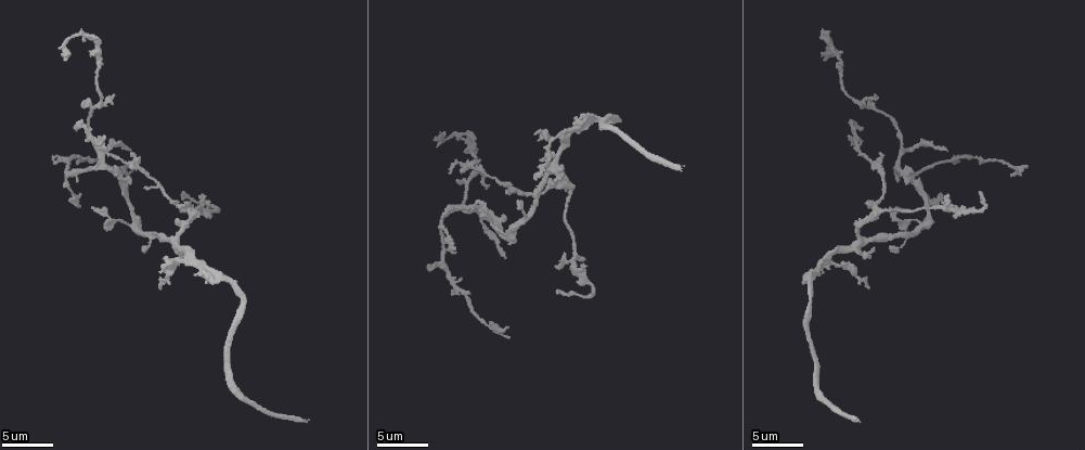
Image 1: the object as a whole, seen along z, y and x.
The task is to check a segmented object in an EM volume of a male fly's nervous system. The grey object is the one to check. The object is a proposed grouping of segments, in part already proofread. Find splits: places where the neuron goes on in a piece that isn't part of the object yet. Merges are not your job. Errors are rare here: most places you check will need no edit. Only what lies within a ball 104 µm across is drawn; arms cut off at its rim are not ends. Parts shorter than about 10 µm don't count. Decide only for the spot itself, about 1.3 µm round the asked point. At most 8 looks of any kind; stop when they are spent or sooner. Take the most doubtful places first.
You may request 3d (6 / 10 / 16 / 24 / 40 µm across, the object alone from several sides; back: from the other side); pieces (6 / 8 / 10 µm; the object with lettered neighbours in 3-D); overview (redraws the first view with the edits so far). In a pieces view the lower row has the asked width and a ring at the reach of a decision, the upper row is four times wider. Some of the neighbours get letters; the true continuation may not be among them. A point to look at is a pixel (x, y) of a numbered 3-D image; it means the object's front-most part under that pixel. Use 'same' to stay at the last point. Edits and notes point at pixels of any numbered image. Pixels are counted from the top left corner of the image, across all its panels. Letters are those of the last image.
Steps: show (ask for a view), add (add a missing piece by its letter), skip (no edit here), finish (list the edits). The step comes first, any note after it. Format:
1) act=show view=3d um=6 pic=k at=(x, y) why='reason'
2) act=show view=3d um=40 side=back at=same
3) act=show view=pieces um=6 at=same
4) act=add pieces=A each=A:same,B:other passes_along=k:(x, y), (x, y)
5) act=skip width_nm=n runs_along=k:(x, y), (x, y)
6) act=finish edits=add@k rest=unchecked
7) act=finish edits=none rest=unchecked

act=show view=3d um=6 pic=1 at=(95, 208) why='an open end'

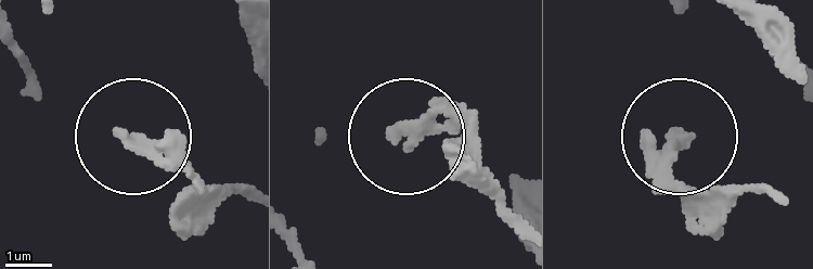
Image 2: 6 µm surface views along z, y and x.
act=show view=pieces um=6 pic=2 at=(394, 139) why='see the neighbours'

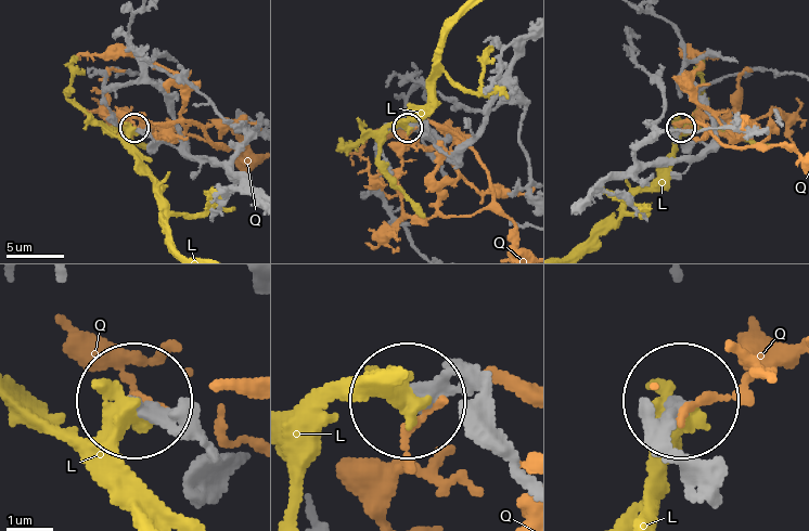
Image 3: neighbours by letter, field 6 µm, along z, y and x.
act=skip each=L:other,Q:other runs_along=3:(524, 467), (474, 390), (408, 393) found='none of them fits'

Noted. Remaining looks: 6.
act=show view=pieces um=6 pic=1 at=(555, 290) why='end of a long branch'

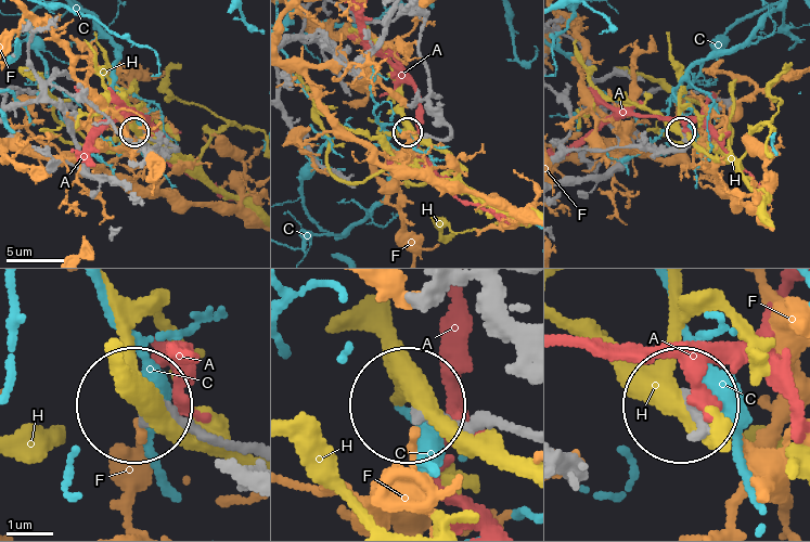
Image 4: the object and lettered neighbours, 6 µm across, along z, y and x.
act=skip width_nm=300 each=A:other,C:other,F:other,H:other runs_along=4:(526, 437), (413, 407) found='none of them fits'

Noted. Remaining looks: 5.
act=show view=pieces um=10 pic=1 at=(160, 288) why='free end'

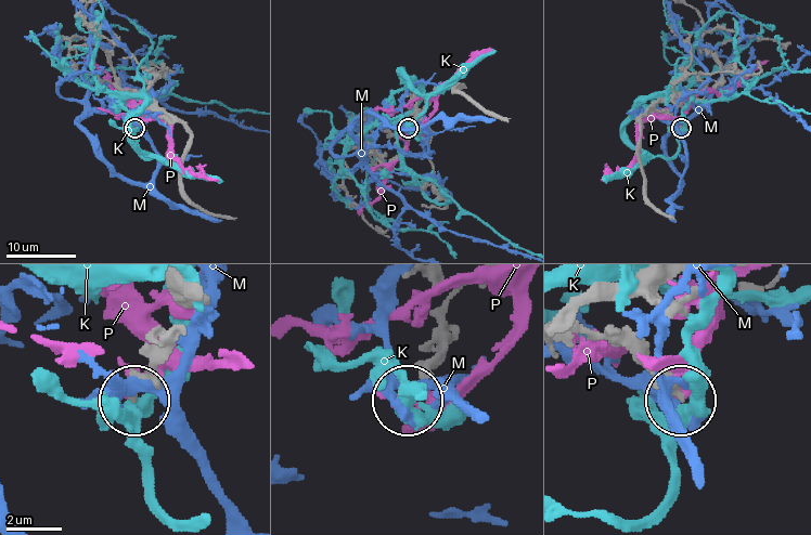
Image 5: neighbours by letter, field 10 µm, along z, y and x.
act=skip each=K:other,M:other,P:other runs_along=5:(176, 337), (133, 398) found='no lettered piece goes on from it'

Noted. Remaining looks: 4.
act=show view=3d um=10 pic=1 at=(130, 150) why='branch stops here'

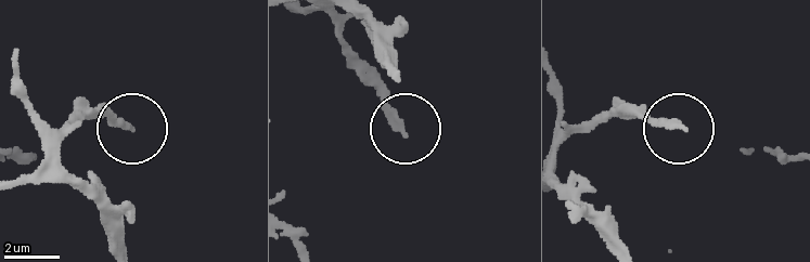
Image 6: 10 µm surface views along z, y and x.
act=show view=pieces um=10 pic=6 at=(128, 127) why='see the neighbours'

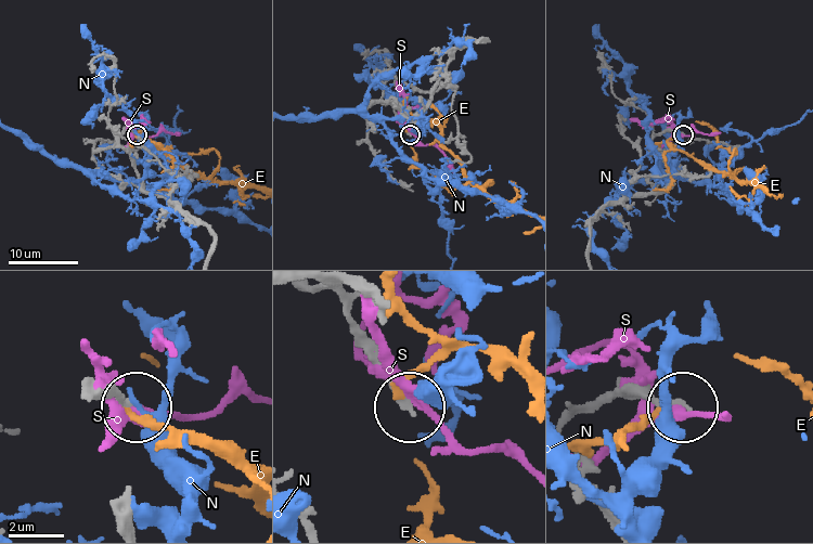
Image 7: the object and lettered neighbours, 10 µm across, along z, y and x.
act=skip each=E:other,N:other,S:other found='no lettered piece goes on from it'

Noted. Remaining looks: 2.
act=finish edits=none rest=unchecked

